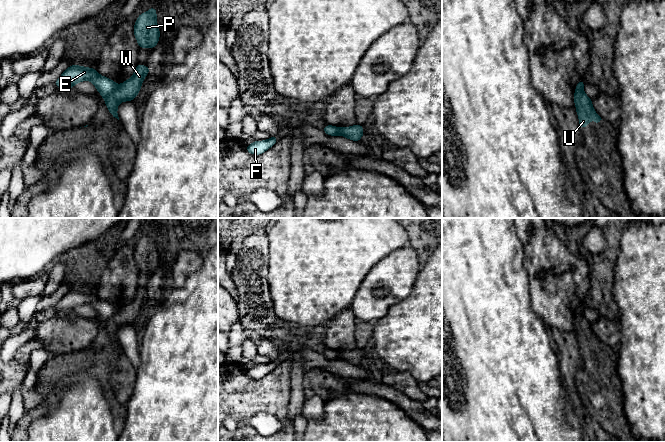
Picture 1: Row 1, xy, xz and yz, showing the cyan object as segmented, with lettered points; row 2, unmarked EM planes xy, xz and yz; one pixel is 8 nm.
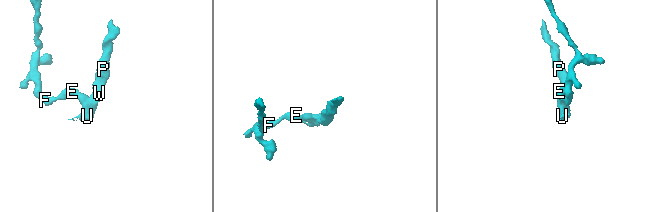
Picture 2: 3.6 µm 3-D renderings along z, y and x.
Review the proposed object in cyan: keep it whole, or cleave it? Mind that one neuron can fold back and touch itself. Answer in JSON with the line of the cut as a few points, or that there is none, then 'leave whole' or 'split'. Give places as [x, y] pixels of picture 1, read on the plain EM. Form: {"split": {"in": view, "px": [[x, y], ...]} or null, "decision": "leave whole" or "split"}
{"split": {"in": "xy", "px": [[117, 310], [104, 321]]}, "decision": "split"}

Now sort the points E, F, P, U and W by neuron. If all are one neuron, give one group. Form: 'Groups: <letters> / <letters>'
Groups: E F / P U W

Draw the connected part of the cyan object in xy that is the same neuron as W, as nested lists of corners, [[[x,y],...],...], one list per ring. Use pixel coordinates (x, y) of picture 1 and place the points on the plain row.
[[[138,286],[132,301],[117,310],[115,314],[105,321],[106,330],[113,341],[119,344],[117,331],[120,326],[133,325],[135,320],[141,317],[140,311],[149,295],[150,291],[142,290],[140,286]]]

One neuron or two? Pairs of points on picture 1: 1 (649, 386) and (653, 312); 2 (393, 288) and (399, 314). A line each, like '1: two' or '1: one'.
1: one
2: two

